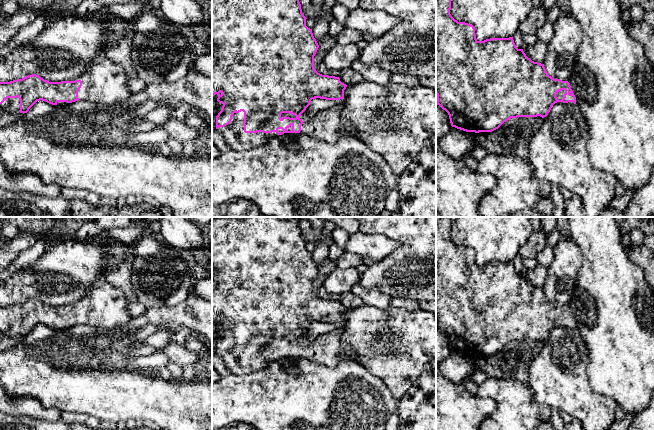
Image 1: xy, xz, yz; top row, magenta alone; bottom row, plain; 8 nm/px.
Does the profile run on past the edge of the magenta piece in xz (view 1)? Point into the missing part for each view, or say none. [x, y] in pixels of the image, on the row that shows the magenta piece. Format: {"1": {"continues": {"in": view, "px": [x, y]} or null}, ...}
{"1": {"continues": {"in": "xz", "px": [326, 125]}}}

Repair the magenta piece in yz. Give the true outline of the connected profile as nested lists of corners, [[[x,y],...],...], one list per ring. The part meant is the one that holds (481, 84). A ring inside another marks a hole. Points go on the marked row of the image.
[[[436,0],[436,95],[437,105],[448,113],[452,127],[466,132],[492,132],[511,118],[537,116],[544,118],[548,115],[552,106],[557,102],[568,103],[571,105],[576,104],[576,97],[571,89],[570,83],[549,76],[544,64],[532,61],[526,56],[523,49],[518,49],[516,47],[513,37],[490,38],[484,41],[478,41],[476,39],[475,28],[473,25],[465,22],[458,22],[451,16],[451,1],[452,0]]]

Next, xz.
[[[212,0],[212,97],[217,94],[217,101],[223,104],[221,111],[216,116],[216,129],[224,136],[231,150],[246,151],[260,147],[272,137],[284,133],[301,133],[332,144],[352,133],[351,123],[342,117],[340,112],[340,105],[345,100],[344,90],[347,85],[339,77],[322,75],[314,68],[314,56],[319,45],[313,36],[312,29],[306,26],[306,19],[299,0]],[[315,98],[335,100],[336,105],[319,111],[308,123],[304,123],[300,116],[310,105],[311,100]]]

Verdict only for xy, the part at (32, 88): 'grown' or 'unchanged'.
grown

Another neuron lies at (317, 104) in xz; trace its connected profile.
[[[315,98],[312,99],[310,105],[306,108],[306,110],[301,114],[300,119],[304,123],[308,123],[309,120],[314,117],[319,111],[332,108],[336,105],[335,100],[326,100]]]

